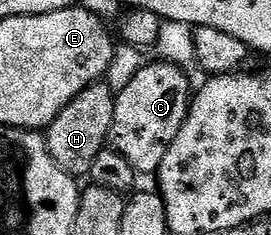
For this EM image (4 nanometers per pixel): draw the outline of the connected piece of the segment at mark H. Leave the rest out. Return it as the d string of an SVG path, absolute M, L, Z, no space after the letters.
M106 82L90 84L80 95L72 98L72 102L68 102L68 106L64 106L50 127L45 129L46 145L52 158L69 176L89 177L92 162L96 162L96 154L107 147L114 121L115 95L115 89L110 89Z

